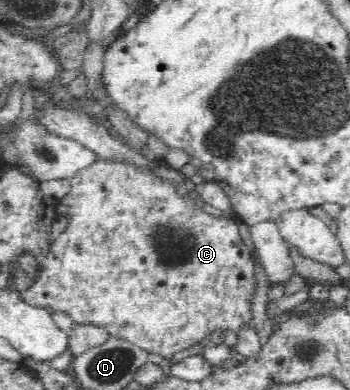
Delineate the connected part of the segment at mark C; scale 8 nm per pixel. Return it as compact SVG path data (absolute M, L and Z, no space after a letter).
M99 159L87 168L81 169L70 178L70 191L67 196L60 199L56 206L58 216L71 214L67 230L50 244L48 256L39 264L38 278L32 286L21 294L23 301L37 307L50 307L53 311L69 315L77 324L95 325L105 327L109 336L128 340L131 344L139 346L148 353L158 354L164 359L173 357L181 350L201 343L217 330L230 330L235 333L244 325L252 325L252 302L256 293L256 280L254 276L254 262L247 244L241 240L238 222L227 217L217 217L203 211L192 199L183 196L175 183L157 177L151 169L133 167L131 164L118 163Z

